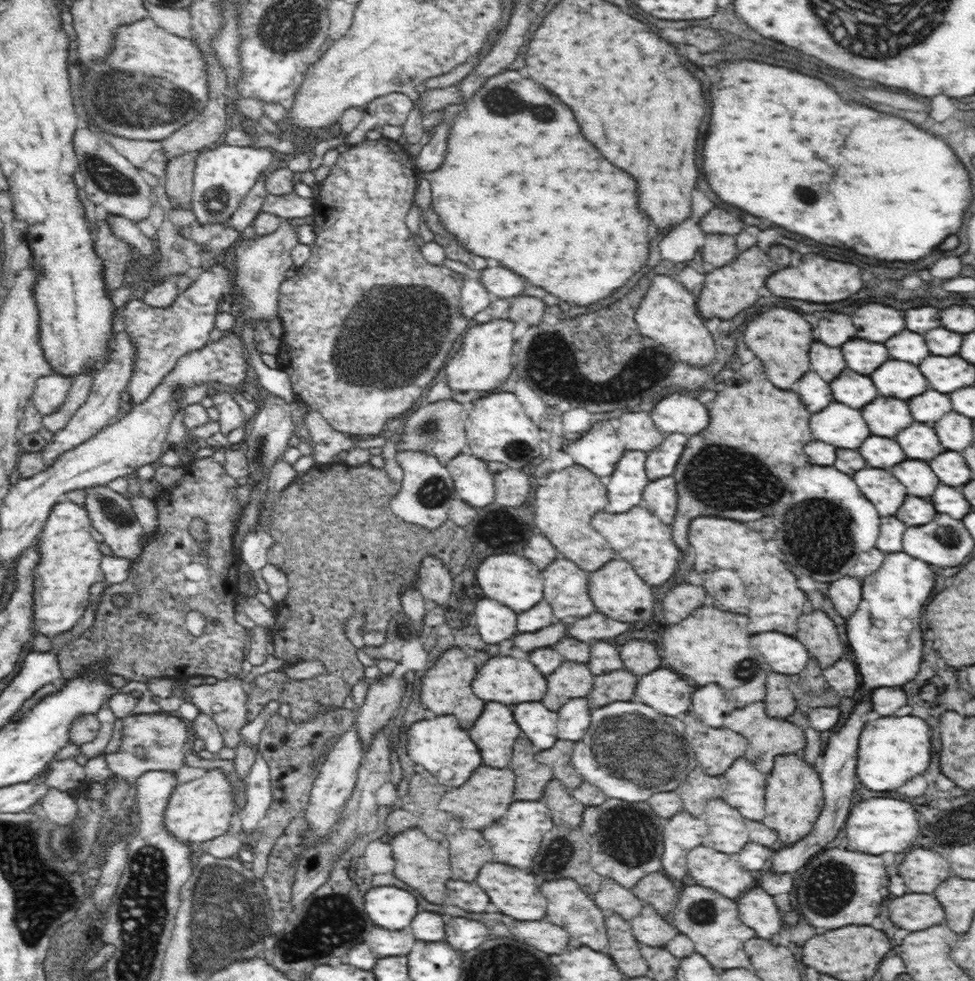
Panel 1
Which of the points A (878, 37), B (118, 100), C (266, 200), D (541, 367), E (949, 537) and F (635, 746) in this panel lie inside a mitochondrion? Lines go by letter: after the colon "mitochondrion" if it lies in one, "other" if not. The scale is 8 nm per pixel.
A: mitochondrion
B: mitochondrion
C: other
D: mitochondrion
E: mitochondrion
F: mitochondrion

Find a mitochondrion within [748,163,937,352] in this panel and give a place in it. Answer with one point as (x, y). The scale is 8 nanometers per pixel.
(808, 194)

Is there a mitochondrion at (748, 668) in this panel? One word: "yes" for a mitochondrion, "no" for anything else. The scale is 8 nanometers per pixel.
yes

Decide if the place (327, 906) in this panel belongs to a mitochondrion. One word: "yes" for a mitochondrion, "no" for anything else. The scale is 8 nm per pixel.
yes

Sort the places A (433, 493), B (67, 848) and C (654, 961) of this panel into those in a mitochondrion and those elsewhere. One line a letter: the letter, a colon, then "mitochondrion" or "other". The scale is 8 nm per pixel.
A: mitochondrion
B: mitochondrion
C: other

